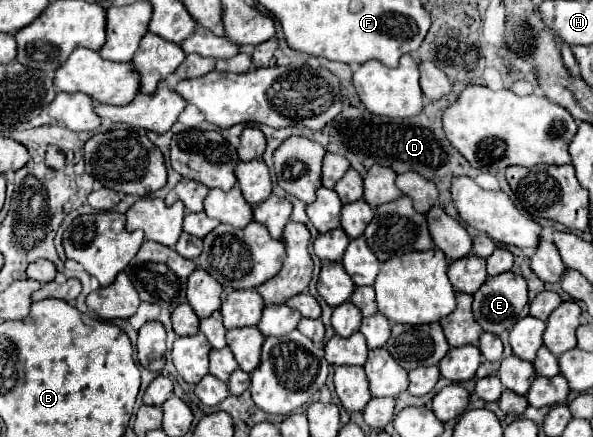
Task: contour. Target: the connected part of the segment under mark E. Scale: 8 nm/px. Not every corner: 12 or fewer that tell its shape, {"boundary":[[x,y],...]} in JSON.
{"boundary":[[491,276],[473,298],[481,328],[511,330],[527,304],[527,282]]}

